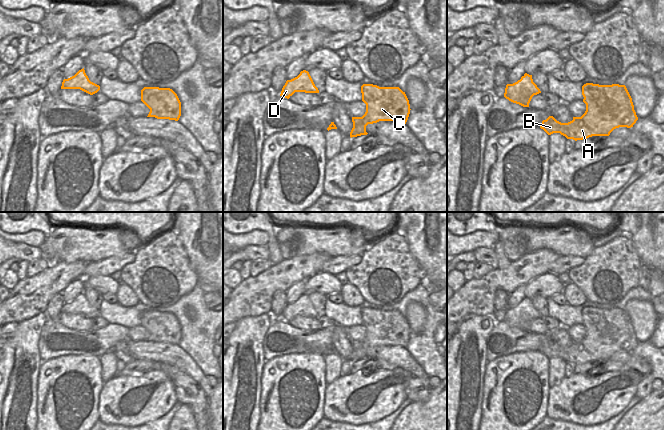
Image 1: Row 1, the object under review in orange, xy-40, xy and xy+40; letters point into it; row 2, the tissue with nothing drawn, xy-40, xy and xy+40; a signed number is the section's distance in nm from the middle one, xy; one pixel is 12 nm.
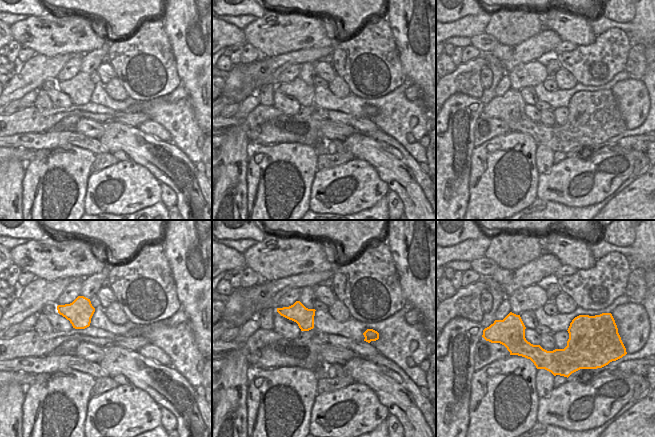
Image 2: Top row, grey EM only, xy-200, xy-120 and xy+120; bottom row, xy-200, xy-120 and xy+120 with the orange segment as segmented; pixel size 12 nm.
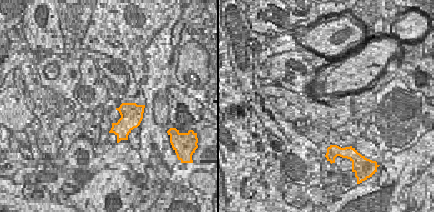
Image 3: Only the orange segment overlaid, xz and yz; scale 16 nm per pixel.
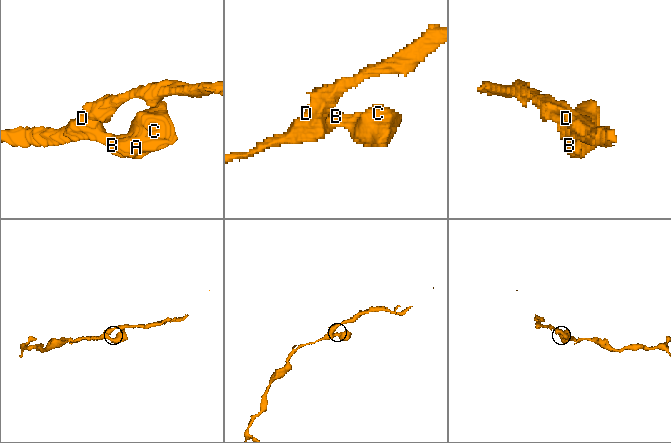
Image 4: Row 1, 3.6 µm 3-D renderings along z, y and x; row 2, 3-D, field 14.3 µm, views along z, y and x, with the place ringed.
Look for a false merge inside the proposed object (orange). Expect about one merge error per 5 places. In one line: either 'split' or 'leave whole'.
leave whole

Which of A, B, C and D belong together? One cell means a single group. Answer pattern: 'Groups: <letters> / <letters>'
Groups: A B C D

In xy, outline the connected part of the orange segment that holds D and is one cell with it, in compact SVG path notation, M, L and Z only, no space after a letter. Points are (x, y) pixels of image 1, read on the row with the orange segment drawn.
M303 70L297 77L287 80L280 96L289 99L295 92L319 93L308 71Z

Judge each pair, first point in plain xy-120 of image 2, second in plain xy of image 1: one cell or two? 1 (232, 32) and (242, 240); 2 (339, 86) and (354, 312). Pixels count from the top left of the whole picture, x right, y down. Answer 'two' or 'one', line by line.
1: two
2: two

